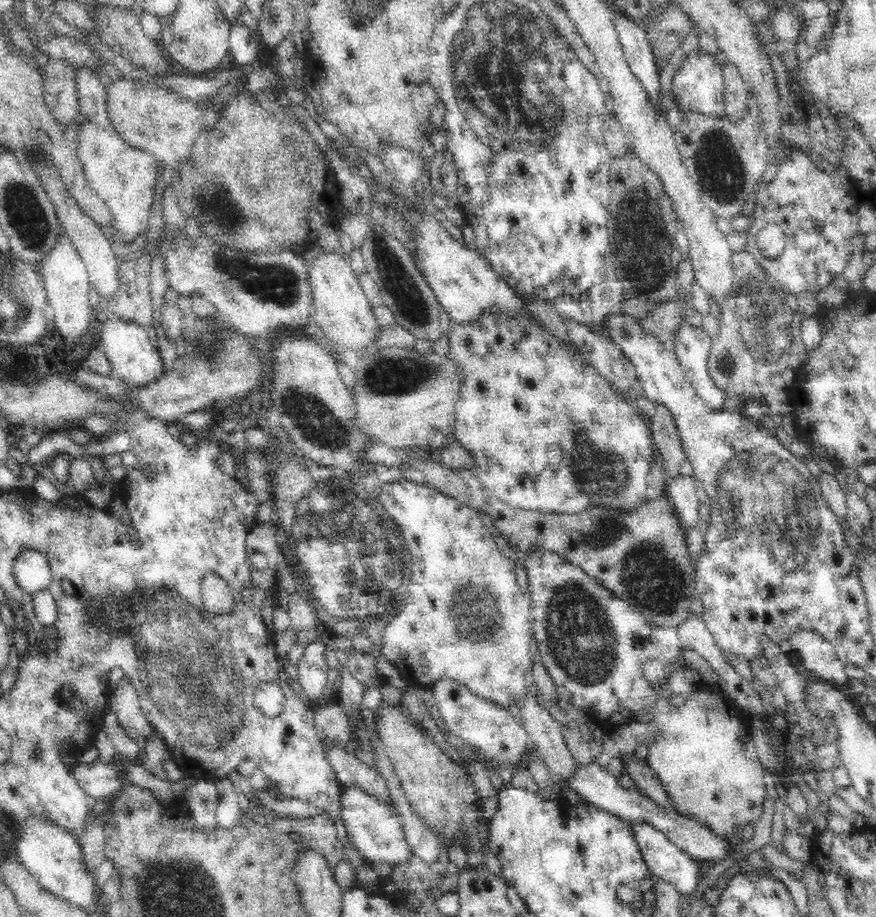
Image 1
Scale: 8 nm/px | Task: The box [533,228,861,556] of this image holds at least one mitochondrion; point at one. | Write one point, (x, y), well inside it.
(593, 469)

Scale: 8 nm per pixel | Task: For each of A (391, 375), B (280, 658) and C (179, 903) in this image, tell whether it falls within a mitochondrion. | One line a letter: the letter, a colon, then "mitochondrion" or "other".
A: mitochondrion
B: other
C: mitochondrion

